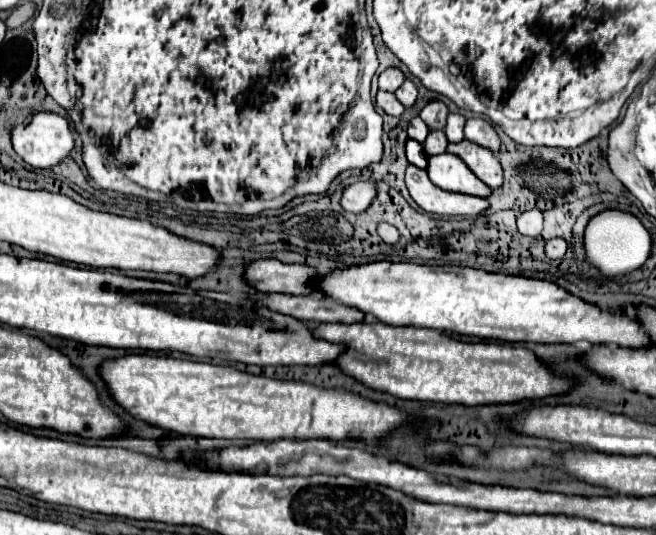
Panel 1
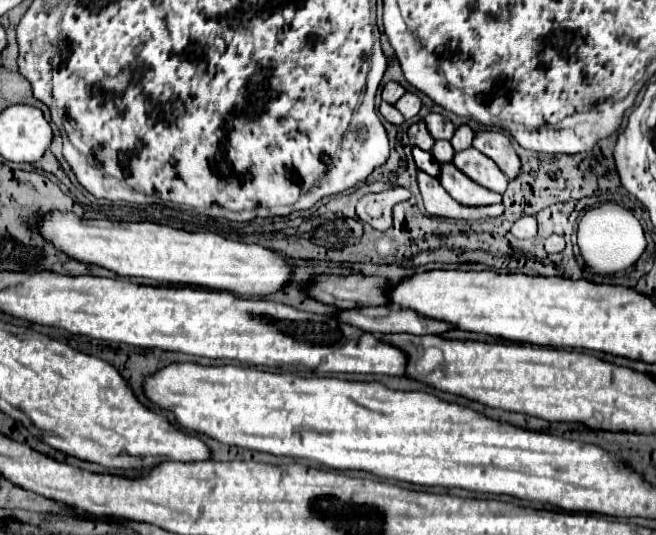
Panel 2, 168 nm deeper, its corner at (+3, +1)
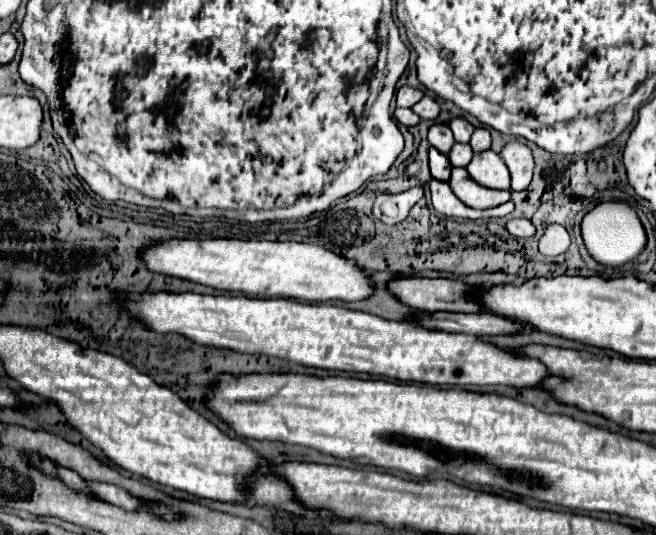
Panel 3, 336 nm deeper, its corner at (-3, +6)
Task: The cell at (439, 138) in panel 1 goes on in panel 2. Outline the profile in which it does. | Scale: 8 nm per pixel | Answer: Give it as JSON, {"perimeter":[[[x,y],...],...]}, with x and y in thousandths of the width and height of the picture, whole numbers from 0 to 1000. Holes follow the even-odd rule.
{"perimeter":[[[666,260],[663,271],[660,271],[660,279],[657,279],[657,286],[660,286],[660,293],[666,293],[669,305],[681,305],[681,301],[691,297],[691,286],[694,286],[694,282],[691,282],[691,275],[684,271],[684,264]]]}

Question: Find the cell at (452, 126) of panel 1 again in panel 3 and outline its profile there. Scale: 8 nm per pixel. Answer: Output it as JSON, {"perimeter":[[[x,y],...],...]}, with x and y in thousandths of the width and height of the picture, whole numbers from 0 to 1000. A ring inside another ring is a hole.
{"perimeter":[[[727,239],[727,243],[721,247],[715,269],[718,269],[718,277],[721,277],[724,288],[727,288],[727,284],[739,284],[739,280],[745,280],[745,277],[748,277],[748,250],[745,250],[745,243],[739,243],[739,239]]]}

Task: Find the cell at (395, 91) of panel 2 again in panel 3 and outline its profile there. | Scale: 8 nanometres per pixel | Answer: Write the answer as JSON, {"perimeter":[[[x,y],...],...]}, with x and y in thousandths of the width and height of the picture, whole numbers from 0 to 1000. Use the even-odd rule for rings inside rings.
{"perimeter":[[[611,161],[608,172],[605,172],[605,198],[608,202],[627,202],[633,198],[648,176],[636,164],[627,164],[627,161]]]}

